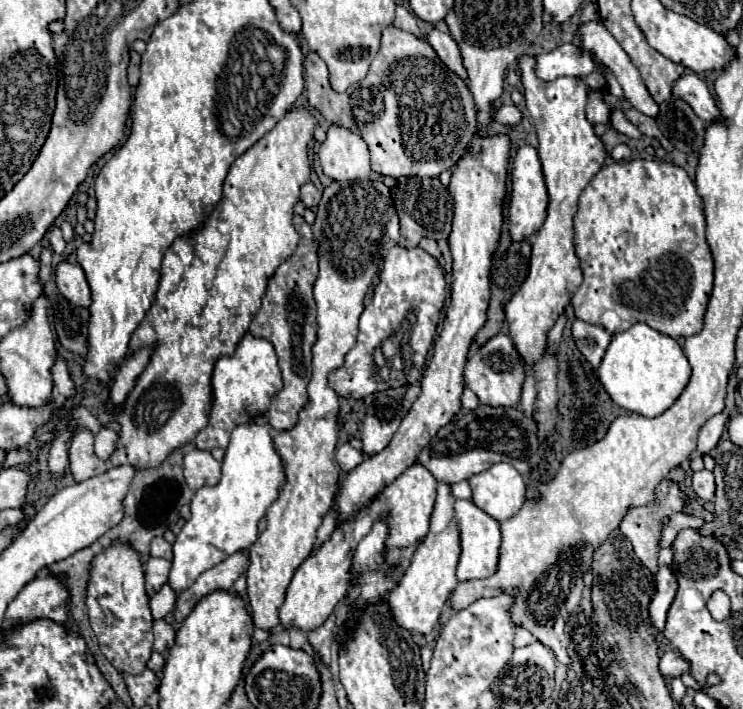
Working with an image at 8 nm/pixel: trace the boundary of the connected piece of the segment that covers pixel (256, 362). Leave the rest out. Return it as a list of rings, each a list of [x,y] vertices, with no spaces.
[[[250,333],[244,335],[234,355],[220,357],[214,365],[212,373],[212,405],[208,415],[208,425],[198,433],[196,447],[204,451],[212,451],[214,447],[226,449],[230,433],[236,425],[246,423],[250,413],[266,411],[272,395],[282,387],[280,369],[276,363],[274,347],[266,339],[258,339]]]

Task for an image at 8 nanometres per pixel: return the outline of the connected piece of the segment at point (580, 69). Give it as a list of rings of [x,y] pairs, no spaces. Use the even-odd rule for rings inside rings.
[[[564,43],[536,59],[536,75],[544,81],[554,81],[564,75],[584,77],[590,73],[604,73],[604,65],[596,63],[574,43]]]

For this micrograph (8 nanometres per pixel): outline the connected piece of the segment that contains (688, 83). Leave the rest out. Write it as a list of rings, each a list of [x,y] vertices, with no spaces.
[[[684,73],[682,77],[678,77],[672,83],[672,95],[676,99],[686,101],[694,109],[694,113],[706,123],[720,119],[720,109],[716,107],[706,83],[698,75]]]

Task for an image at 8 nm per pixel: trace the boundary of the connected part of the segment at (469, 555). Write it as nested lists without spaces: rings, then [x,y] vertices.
[[[458,499],[456,505],[456,521],[460,525],[460,539],[462,539],[462,555],[458,563],[458,581],[472,581],[472,579],[484,579],[496,573],[498,569],[498,551],[500,551],[500,525],[496,519],[492,519],[488,513],[478,509],[472,501]]]

